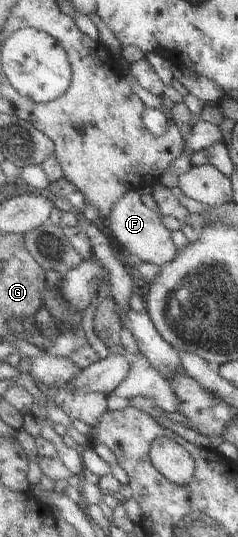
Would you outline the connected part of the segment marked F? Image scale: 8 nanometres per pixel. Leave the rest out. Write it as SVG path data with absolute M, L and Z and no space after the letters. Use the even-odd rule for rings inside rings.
M130 191L113 206L110 216L105 221L106 230L126 252L137 255L142 262L163 267L175 260L179 249L171 240L170 231L161 224L161 216L142 202L139 192Z

